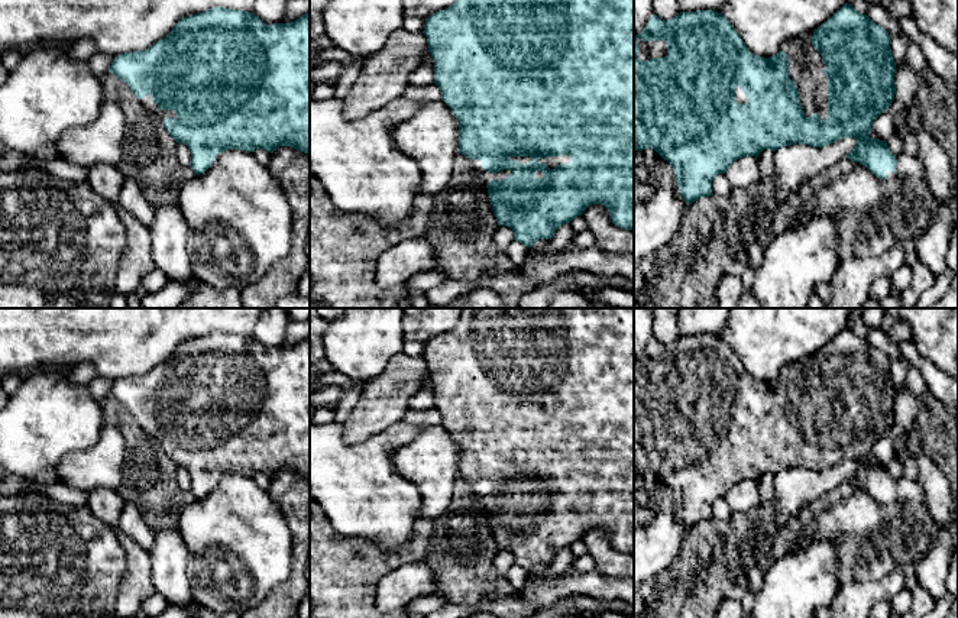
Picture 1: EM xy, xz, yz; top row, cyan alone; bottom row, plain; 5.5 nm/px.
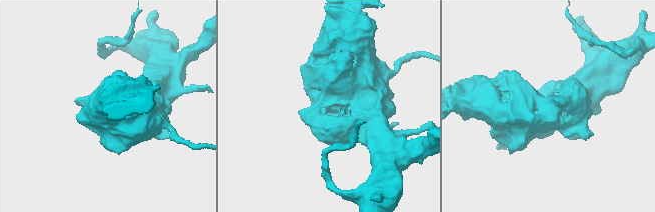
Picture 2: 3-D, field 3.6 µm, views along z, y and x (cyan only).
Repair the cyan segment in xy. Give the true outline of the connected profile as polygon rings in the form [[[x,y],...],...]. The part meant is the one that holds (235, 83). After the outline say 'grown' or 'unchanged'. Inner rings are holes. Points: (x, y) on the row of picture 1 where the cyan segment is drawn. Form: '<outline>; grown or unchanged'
[[[211,7],[205,12],[181,19],[164,39],[158,41],[146,51],[126,52],[114,56],[109,72],[114,74],[130,87],[139,101],[158,117],[177,143],[188,146],[191,151],[190,166],[195,175],[204,174],[211,168],[216,156],[227,149],[240,149],[246,152],[265,149],[272,153],[279,146],[291,146],[304,153],[310,153],[310,12],[291,23],[265,25],[259,16],[252,12]]]; grown

